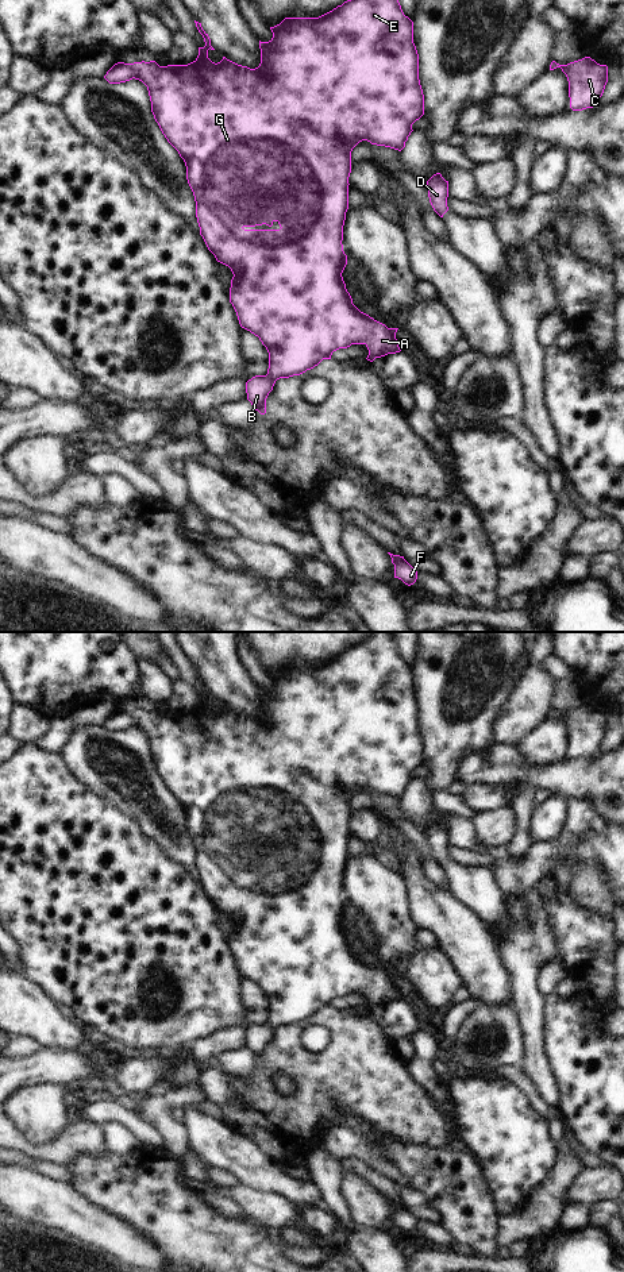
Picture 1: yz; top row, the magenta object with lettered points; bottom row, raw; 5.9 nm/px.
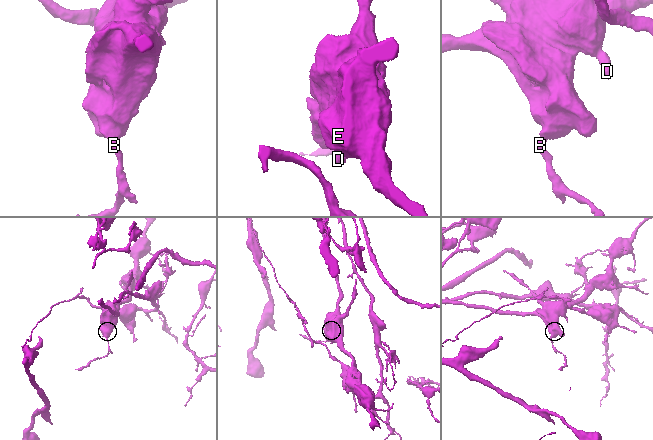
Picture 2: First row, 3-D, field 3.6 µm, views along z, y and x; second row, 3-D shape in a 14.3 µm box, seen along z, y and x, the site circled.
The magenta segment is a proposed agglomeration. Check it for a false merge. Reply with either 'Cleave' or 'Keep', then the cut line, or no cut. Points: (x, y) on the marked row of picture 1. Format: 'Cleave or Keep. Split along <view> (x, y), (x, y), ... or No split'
Cleave. Split along yz (268, 373), (274, 381)

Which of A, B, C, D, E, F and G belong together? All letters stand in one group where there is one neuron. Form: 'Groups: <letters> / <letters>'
Groups: A C D E G / B F

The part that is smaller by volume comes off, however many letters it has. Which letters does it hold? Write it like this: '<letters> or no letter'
B, F

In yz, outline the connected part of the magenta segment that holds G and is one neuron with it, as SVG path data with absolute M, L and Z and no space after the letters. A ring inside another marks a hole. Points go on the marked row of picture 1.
M347 0L332 11L319 18L285 18L280 24L270 27L273 38L269 42L259 41L261 63L255 69L238 65L226 57L217 63L208 58L211 46L208 34L201 23L196 22L205 46L199 47L197 58L188 65L159 66L155 61L115 63L104 76L109 84L120 84L132 78L142 81L149 90L151 112L167 142L178 151L186 166L186 180L196 201L196 217L208 250L216 261L228 266L234 274L230 288L232 304L239 324L259 338L269 352L267 374L274 379L300 375L317 366L323 359L331 359L334 351L347 348L351 344L365 344L369 350L367 361L388 354L400 352L396 332L398 328L388 328L361 312L346 289L342 273L347 265L343 251L343 226L348 209L348 177L351 173L351 151L362 140L401 151L411 135L412 124L424 115L424 95L419 80L419 54L413 43L413 22L404 15L398 0ZM277 221L280 230L255 230L255 226L269 227Z

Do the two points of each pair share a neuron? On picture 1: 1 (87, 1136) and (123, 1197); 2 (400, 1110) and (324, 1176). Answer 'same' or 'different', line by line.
1: different
2: different

